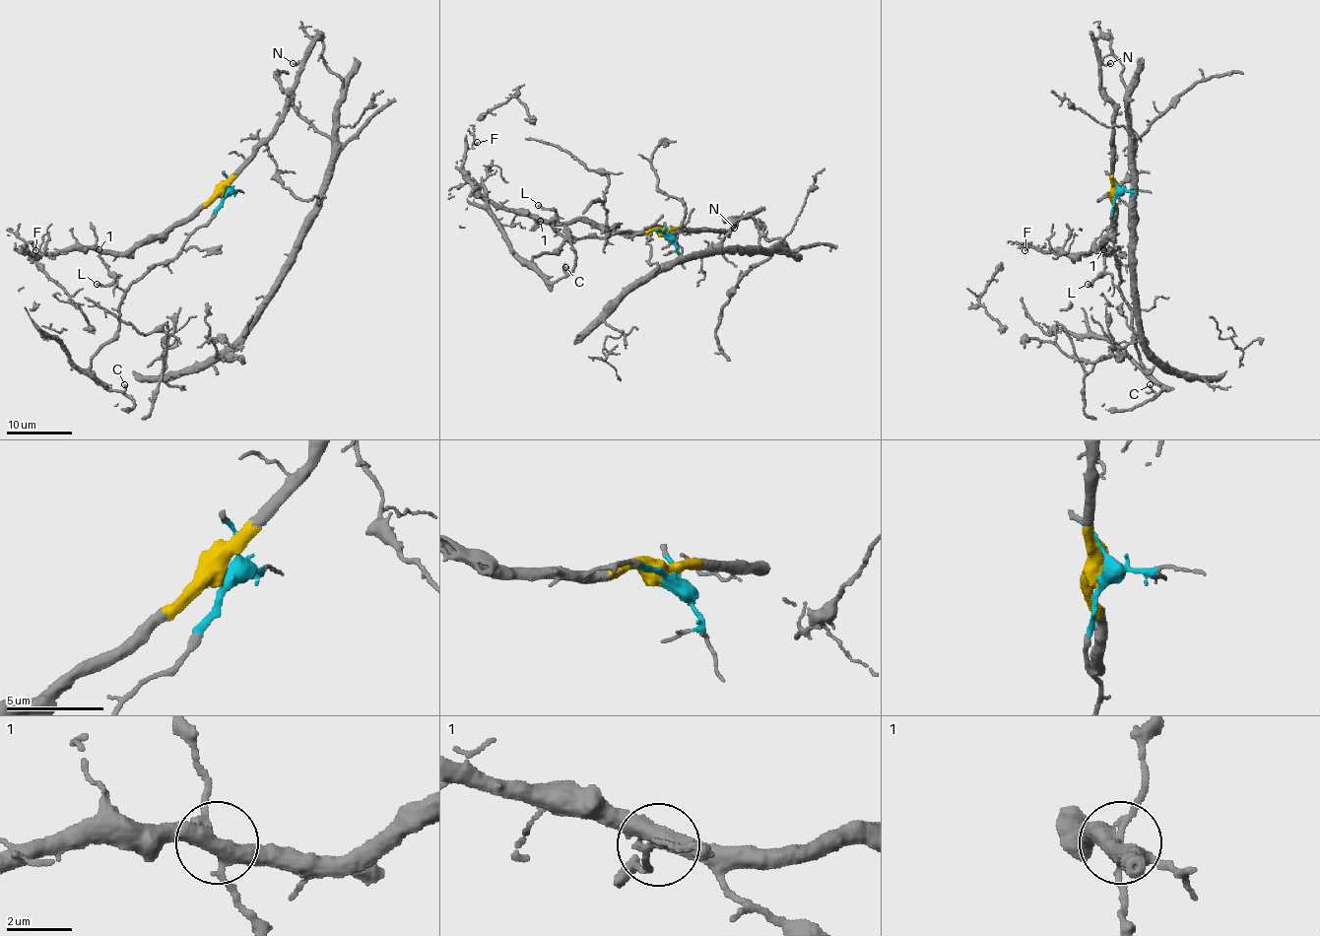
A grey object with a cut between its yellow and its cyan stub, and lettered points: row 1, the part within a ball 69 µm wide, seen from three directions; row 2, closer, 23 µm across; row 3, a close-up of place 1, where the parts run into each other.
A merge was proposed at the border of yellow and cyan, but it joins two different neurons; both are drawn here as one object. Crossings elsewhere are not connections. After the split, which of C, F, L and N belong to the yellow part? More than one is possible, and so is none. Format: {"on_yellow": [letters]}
{"on_yellow": ["F", "N"]}

